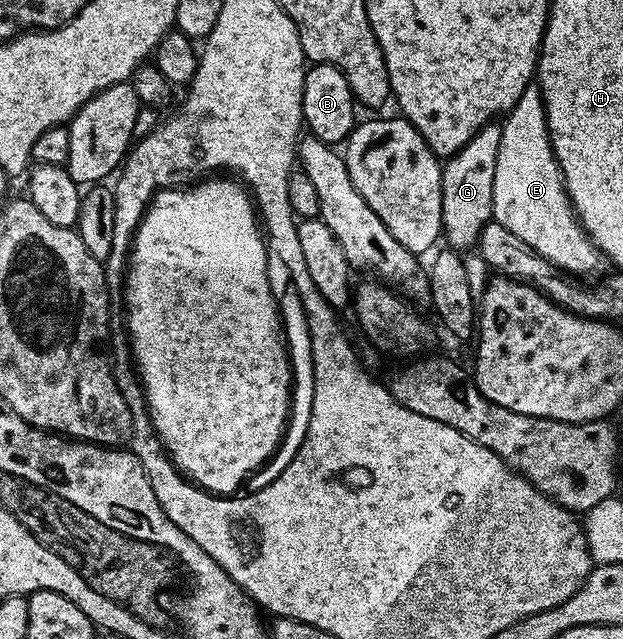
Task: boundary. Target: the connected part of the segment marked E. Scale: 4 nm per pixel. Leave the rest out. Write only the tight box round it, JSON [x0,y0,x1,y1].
[492,83,600,275]

